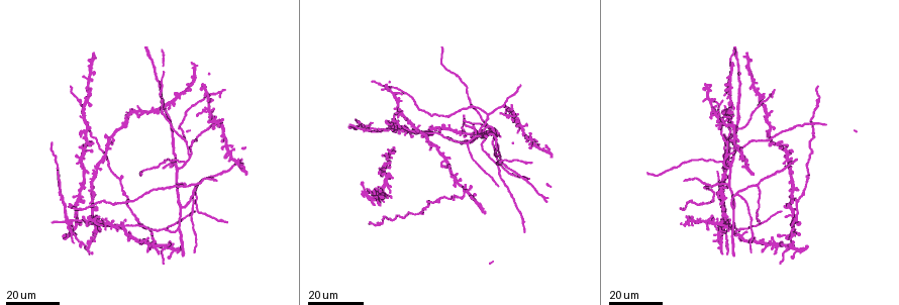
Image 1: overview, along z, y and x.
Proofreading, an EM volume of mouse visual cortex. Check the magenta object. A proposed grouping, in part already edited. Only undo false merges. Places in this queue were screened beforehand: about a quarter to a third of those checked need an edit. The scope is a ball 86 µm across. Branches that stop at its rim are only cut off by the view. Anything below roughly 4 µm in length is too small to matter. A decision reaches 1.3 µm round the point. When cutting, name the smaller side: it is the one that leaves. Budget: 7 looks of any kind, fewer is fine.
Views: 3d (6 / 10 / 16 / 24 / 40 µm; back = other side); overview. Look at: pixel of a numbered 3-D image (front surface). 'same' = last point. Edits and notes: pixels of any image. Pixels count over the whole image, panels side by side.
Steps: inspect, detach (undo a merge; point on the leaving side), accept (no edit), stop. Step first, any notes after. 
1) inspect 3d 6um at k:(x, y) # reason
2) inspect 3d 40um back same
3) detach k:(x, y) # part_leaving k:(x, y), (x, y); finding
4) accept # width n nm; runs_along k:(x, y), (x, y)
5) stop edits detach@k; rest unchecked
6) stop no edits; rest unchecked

inspect 3d 24um at 1:(731, 226) # arms part here

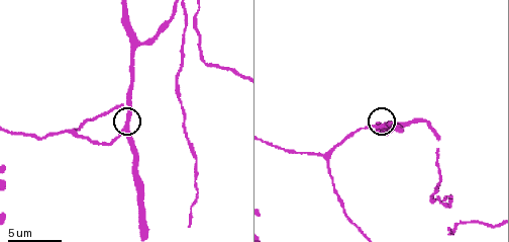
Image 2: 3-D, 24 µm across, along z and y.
inspect 3d 6um at 2:(127, 126)

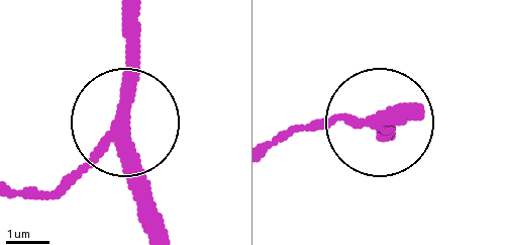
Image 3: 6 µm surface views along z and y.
accept # runs_along 3:(17, 192), (49, 192), (122, 127), (147, 228); one cell here

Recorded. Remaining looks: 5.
inspect 3d 24um at 1:(797, 198) # two arms in line, one across

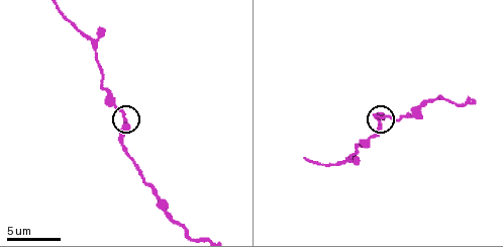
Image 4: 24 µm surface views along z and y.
inspect 3d 10um at 4:(382, 122)

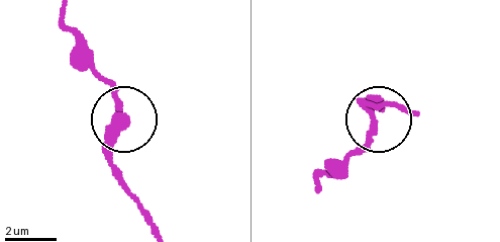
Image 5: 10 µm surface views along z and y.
inspect 3d 10um back at 5:(375, 121)

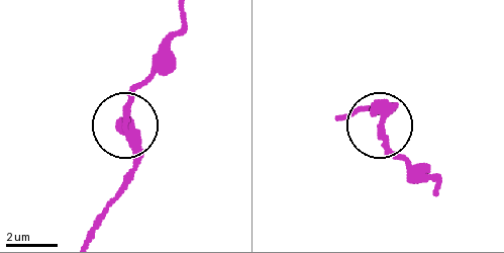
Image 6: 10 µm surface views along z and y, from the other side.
accept # runs_along 6:(337, 117), (389, 111), (379, 127), (409, 174); continuous, no second cell

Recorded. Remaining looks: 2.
inspect 3d 24um at 1:(187, 143) # three arms meet

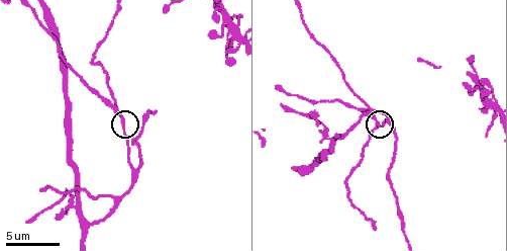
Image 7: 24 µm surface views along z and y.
inspect 3d 6um at 7:(121, 121)

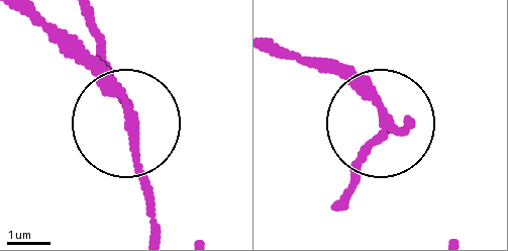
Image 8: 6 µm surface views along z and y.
accept # one cell here

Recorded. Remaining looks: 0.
stop no edits; rest unchecked

